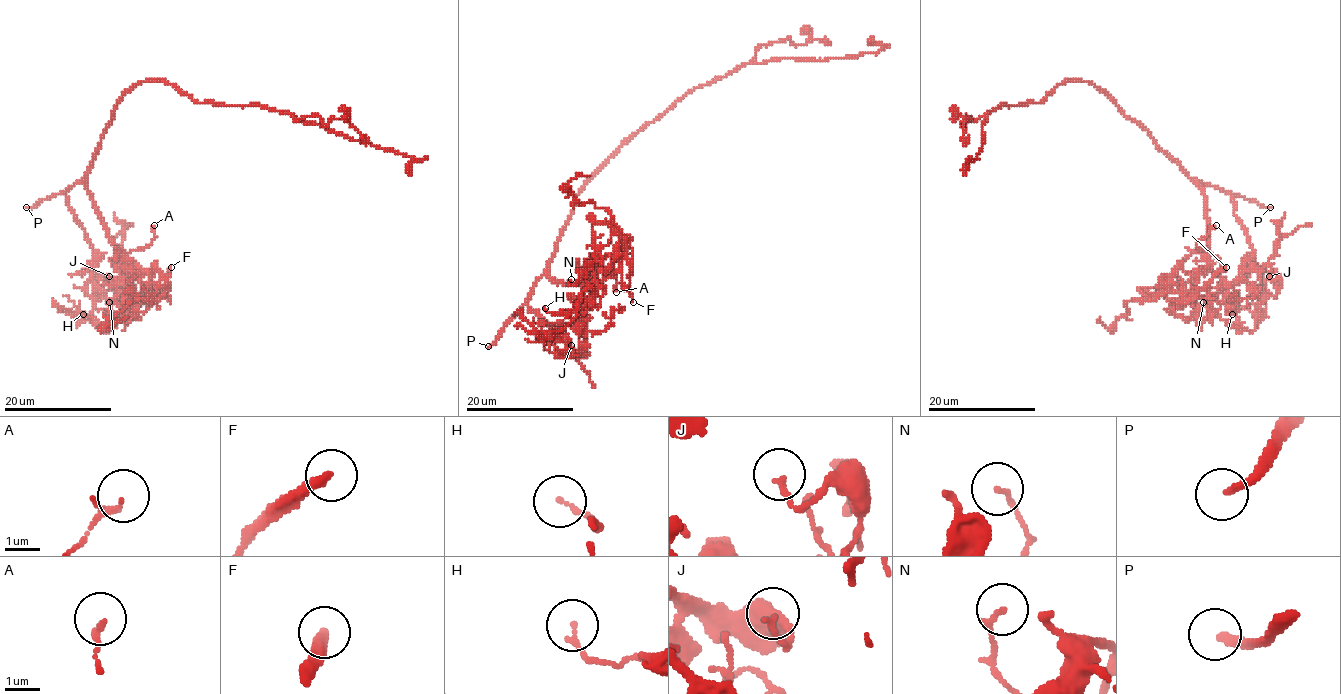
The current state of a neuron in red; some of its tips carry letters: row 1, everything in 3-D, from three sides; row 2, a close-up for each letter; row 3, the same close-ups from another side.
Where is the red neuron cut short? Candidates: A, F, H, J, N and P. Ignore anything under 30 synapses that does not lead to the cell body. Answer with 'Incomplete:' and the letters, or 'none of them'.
Incomplete: P

